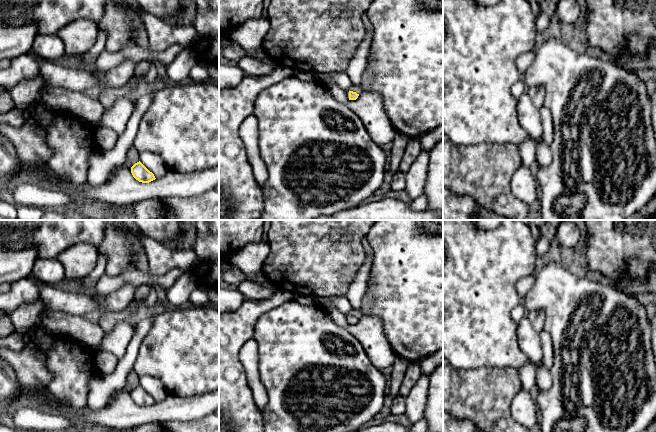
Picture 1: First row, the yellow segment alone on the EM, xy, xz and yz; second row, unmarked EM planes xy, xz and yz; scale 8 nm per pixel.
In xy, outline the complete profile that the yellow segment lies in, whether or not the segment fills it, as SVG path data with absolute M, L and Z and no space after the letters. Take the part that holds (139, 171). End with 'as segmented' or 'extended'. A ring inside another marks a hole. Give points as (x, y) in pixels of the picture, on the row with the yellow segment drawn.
M140 161L131 167L133 177L142 183L149 183L155 180L155 176Z | as segmented

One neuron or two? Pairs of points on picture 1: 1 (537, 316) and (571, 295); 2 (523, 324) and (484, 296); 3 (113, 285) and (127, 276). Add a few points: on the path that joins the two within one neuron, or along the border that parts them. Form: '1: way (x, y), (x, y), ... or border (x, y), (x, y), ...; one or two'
1: border (527, 311), (544, 312), (543, 329); two
2: border (517, 322), (518, 346); two
3: way (116, 282), (124, 278); one

